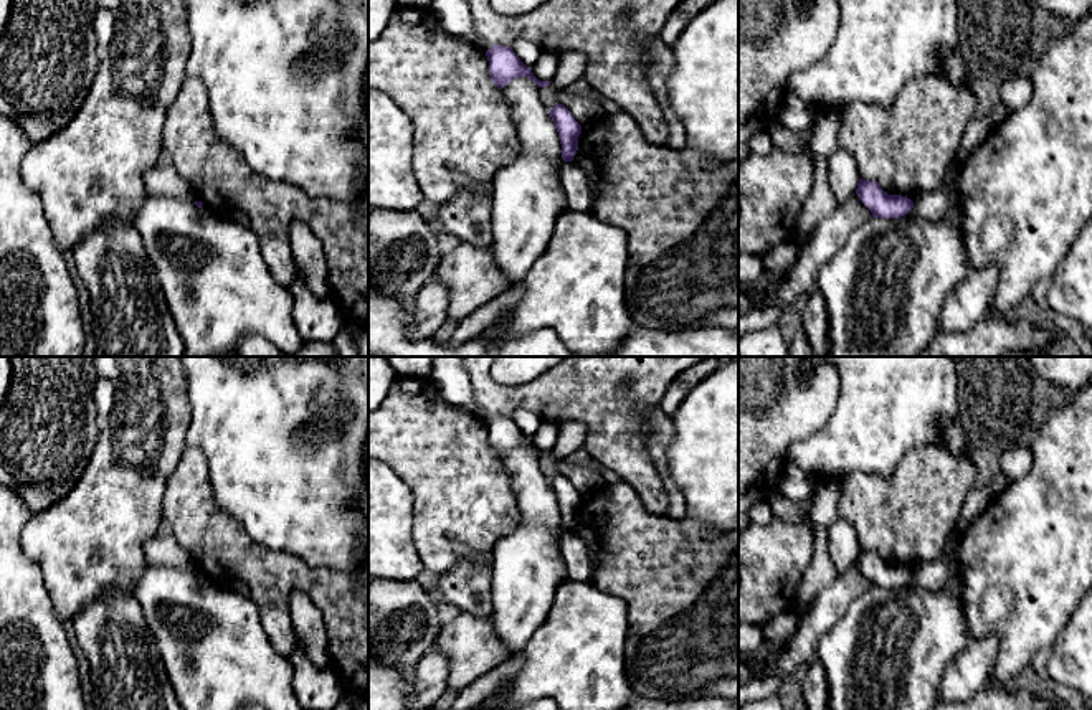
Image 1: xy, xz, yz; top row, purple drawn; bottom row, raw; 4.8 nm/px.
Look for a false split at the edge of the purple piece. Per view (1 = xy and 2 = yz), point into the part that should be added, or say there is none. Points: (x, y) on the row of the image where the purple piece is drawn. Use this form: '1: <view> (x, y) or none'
1: none
2: none

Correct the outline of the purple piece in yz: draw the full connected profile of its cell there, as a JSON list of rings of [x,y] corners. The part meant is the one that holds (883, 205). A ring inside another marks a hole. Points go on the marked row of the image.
[[[859,180],[856,195],[871,210],[874,218],[900,218],[914,208],[907,196],[889,195],[876,182]]]

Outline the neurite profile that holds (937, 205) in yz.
[[[957,160],[952,163],[947,177],[947,185],[940,190],[922,193],[915,196],[914,210],[928,221],[940,223],[945,220],[952,211],[960,208],[960,190],[958,180],[955,175],[960,172],[961,163]]]

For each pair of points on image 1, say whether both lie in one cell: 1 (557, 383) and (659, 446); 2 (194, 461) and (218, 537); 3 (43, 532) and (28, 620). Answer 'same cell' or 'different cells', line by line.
1: different cells
2: same cell
3: different cells

